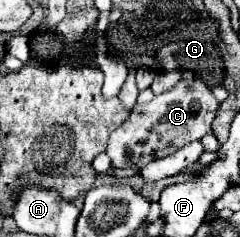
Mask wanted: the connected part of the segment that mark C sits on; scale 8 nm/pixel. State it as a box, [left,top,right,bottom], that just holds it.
[107,78,221,170]

